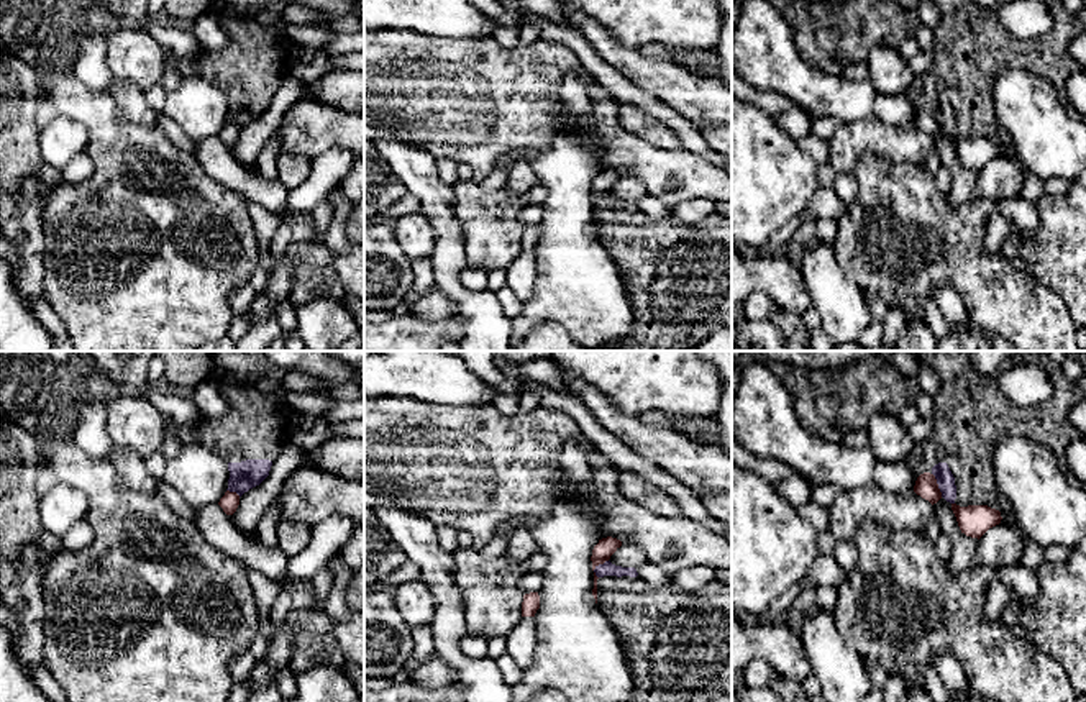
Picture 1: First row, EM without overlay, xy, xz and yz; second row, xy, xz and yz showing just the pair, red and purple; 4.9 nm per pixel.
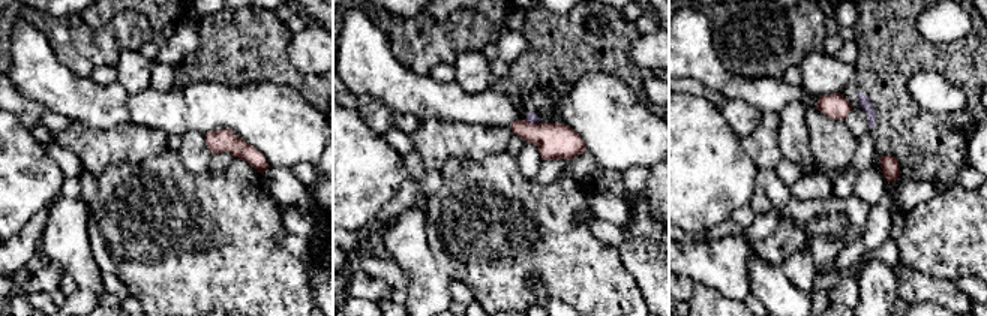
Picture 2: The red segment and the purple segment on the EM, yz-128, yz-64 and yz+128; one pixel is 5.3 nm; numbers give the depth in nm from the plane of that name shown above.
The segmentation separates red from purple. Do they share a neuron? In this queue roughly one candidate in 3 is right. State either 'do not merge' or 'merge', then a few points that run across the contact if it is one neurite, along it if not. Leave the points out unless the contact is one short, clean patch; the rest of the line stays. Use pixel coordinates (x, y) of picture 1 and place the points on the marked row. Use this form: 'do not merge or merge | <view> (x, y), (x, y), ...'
do not merge | xz (607, 560), (594, 569), (597, 578)

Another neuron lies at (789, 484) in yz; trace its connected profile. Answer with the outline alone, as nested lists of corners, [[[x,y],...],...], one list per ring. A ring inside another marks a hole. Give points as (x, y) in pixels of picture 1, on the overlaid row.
[[[733,440],[732,464],[766,477],[776,492],[796,508],[810,502],[810,490],[814,487],[810,481],[781,461],[750,454]]]

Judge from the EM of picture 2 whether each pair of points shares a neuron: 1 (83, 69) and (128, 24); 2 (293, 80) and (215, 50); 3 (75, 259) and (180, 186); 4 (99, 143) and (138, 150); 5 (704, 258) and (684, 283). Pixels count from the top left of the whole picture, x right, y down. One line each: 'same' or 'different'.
1: same
2: same
3: different
4: same
5: different

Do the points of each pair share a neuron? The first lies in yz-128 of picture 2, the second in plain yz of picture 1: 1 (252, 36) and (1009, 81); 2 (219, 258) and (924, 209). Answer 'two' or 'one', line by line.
1: two
2: one

